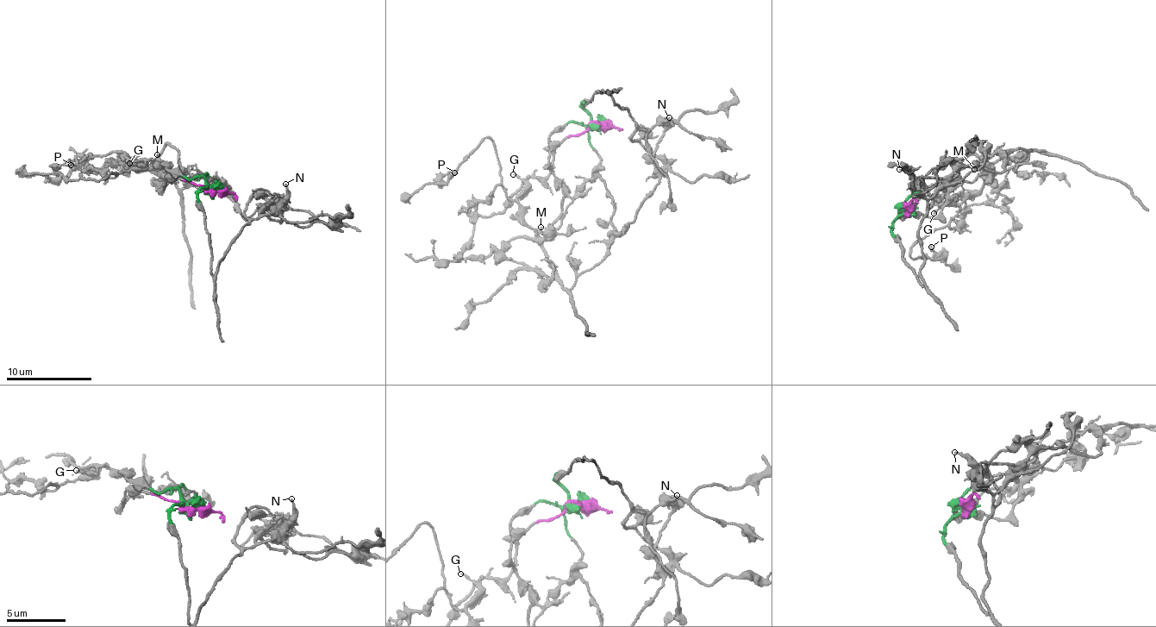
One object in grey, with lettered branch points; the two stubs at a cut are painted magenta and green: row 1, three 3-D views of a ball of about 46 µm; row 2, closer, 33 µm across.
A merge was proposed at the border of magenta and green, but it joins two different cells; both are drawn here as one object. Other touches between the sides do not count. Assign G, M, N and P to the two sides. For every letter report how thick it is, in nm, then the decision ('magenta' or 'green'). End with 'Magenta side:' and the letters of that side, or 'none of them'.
G: 170 nm thick; magenta
M: 130 nm thick; green
N: 170 nm thick; green
P: 90 nm thick; magenta
Magenta side: G, P

